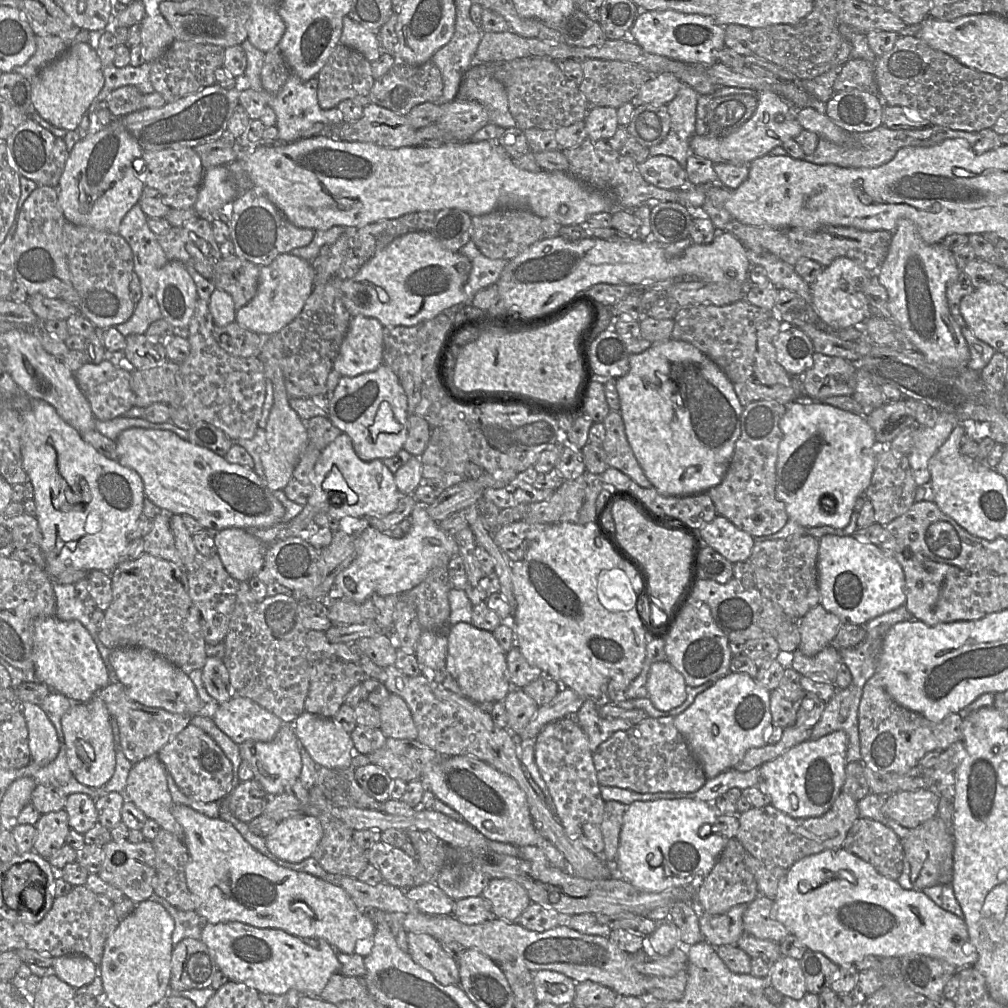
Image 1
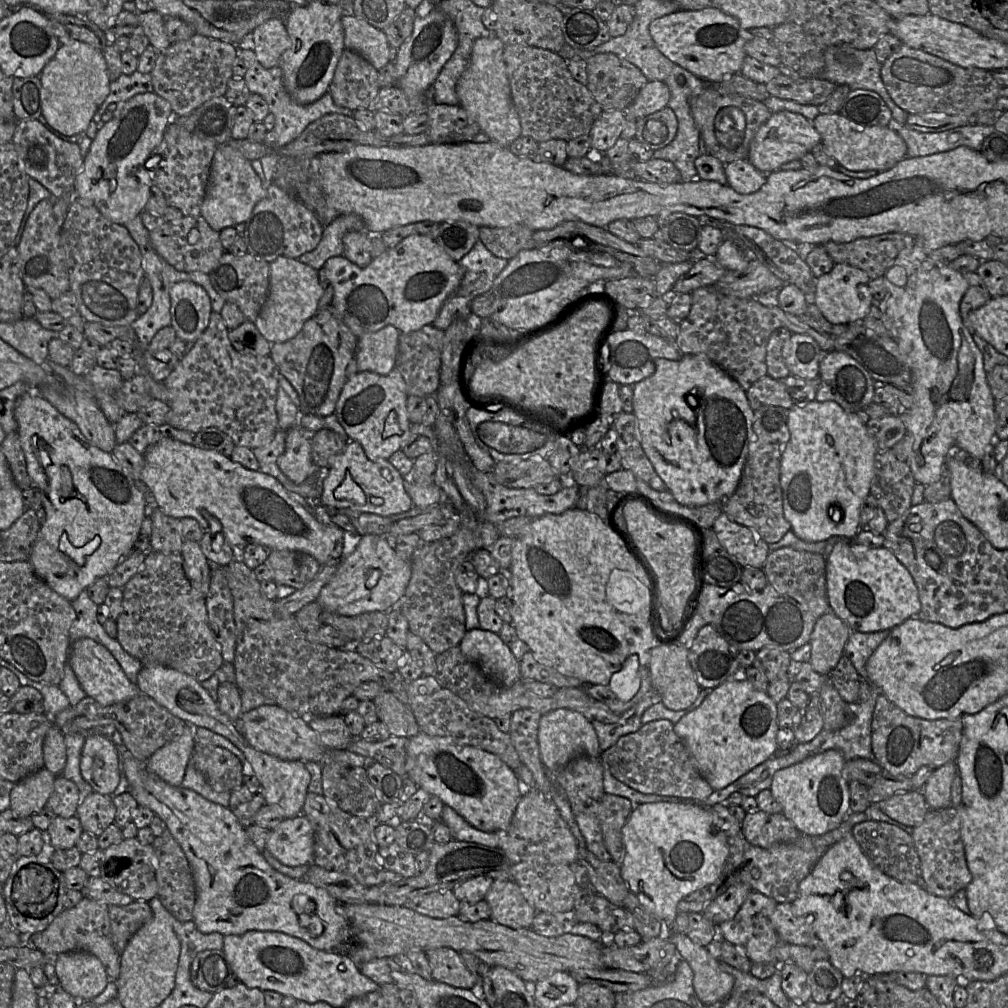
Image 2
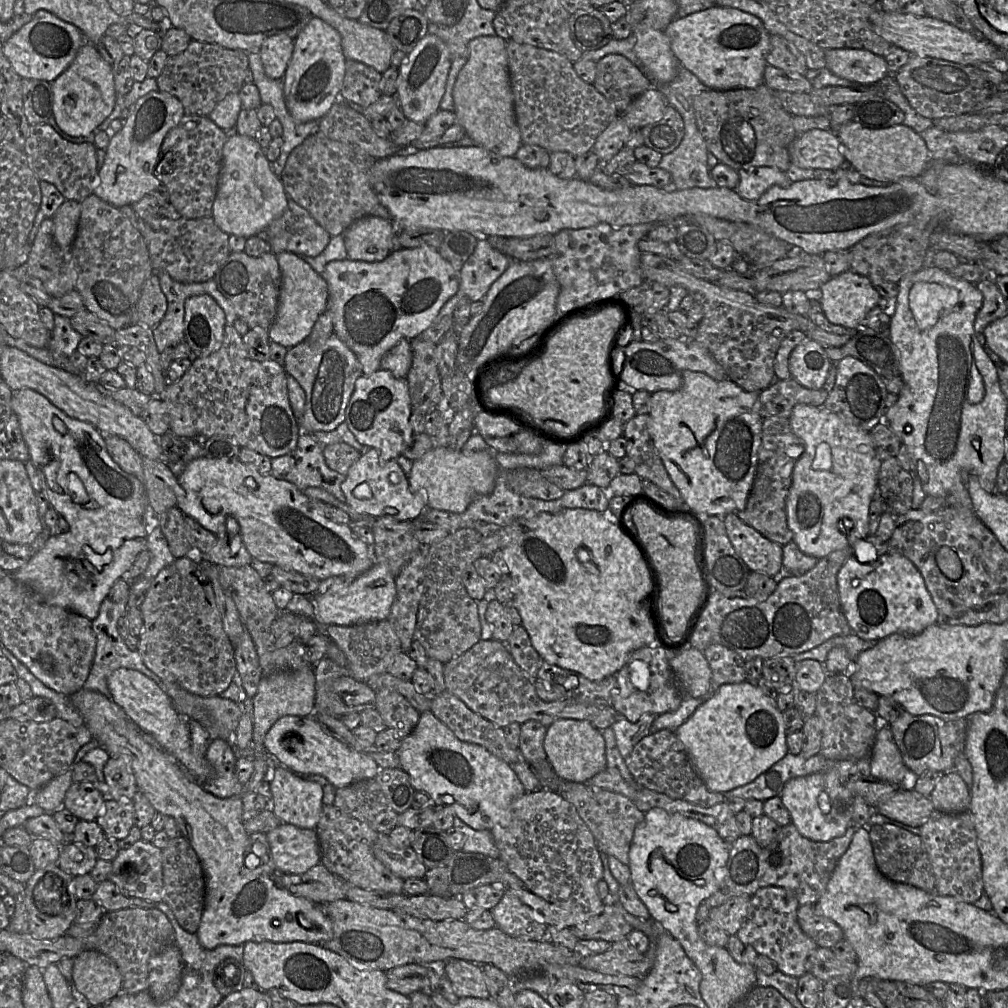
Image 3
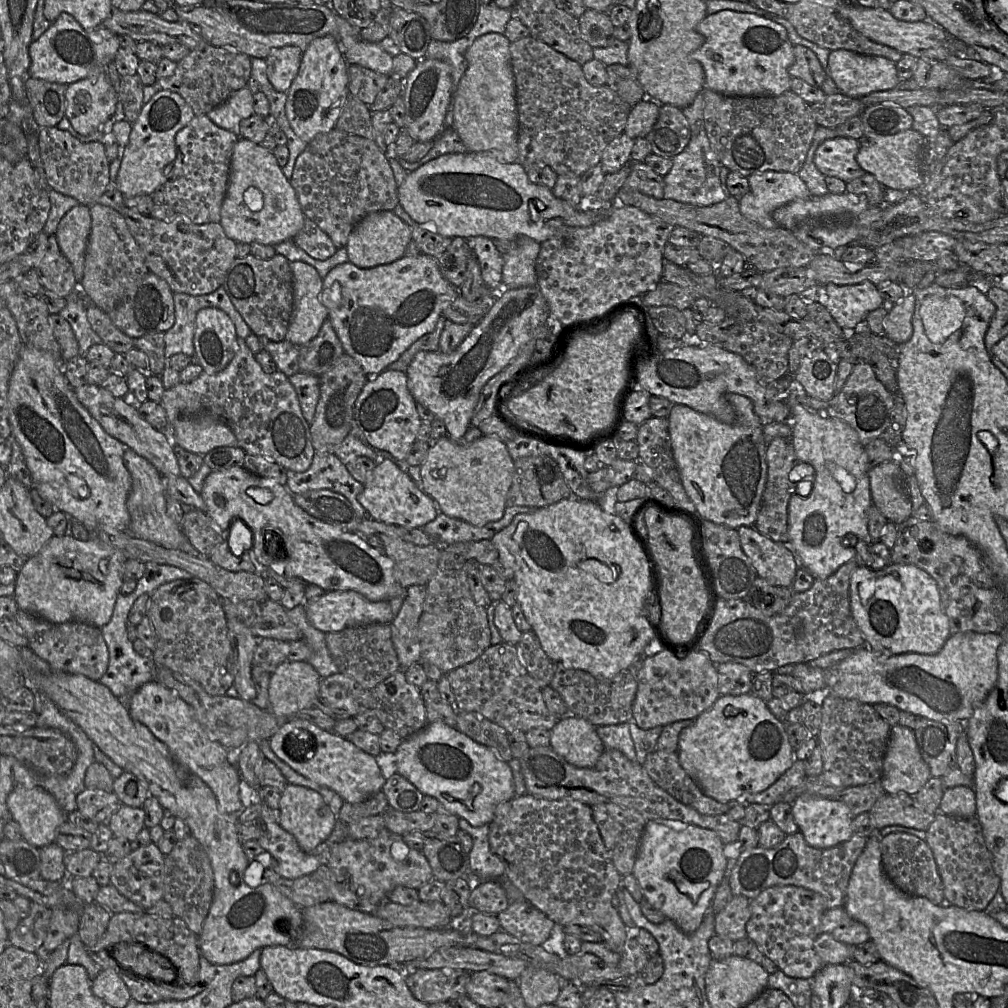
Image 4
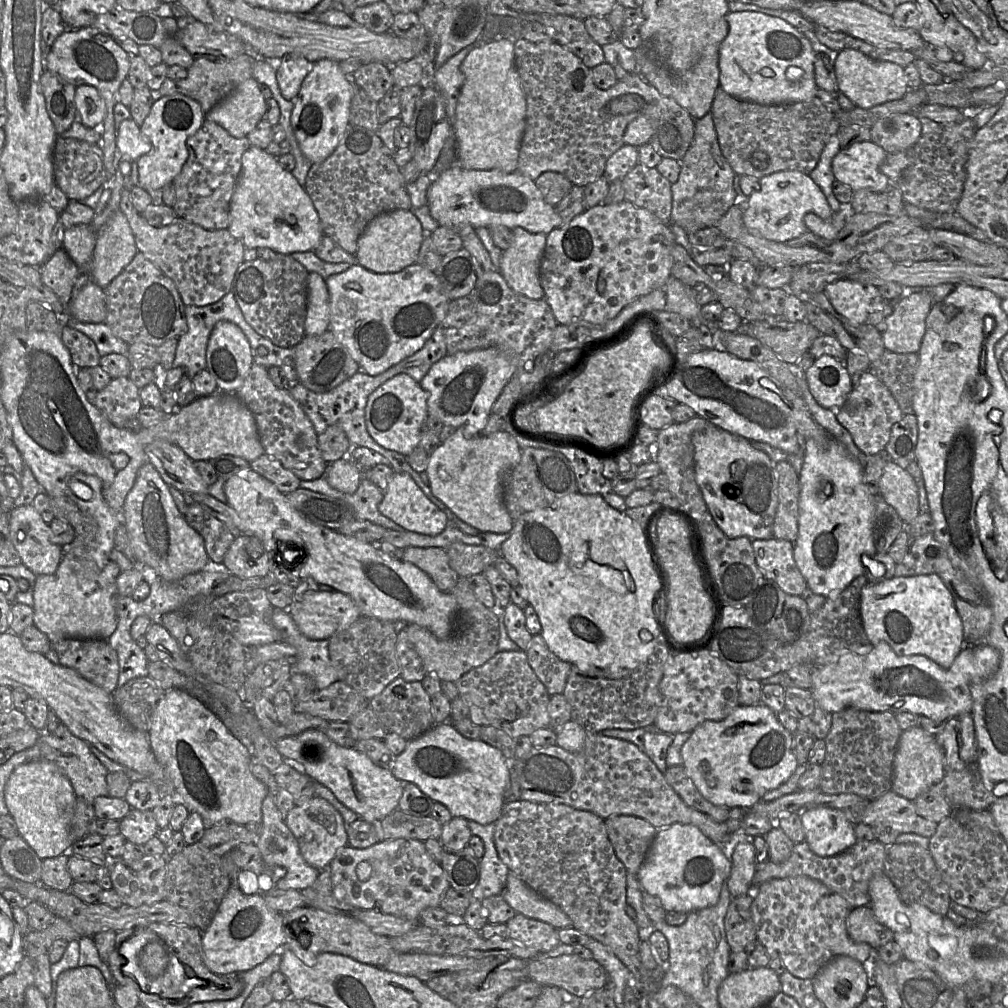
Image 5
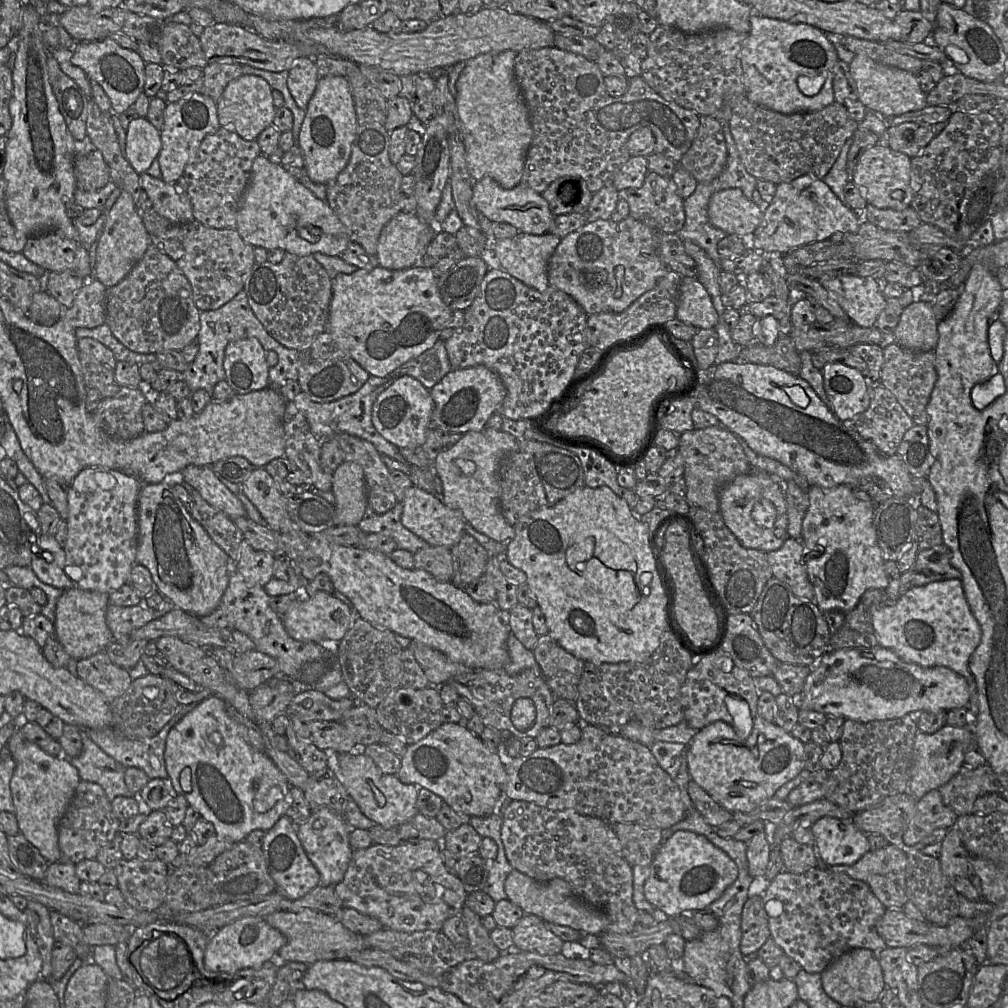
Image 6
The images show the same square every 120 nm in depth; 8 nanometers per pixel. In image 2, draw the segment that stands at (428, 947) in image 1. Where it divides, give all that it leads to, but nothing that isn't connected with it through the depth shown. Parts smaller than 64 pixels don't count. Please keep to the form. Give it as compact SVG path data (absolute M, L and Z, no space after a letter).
M442 947L429 949L425 953L435 981L456 988L478 990L479 975L467 968L457 951Z

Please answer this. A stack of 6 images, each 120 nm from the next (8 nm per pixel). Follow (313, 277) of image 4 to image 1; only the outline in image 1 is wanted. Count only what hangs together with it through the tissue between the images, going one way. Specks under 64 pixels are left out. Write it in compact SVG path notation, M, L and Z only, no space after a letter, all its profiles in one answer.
M290 253L280 254L269 265L260 267L257 292L248 304L236 311L235 322L260 336L272 336L299 315L313 287L310 262Z

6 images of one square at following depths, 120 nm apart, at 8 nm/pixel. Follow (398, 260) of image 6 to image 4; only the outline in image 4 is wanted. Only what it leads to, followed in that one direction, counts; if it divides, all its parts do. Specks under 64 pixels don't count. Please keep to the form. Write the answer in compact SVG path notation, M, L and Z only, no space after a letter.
M382 211L368 214L354 227L349 235L346 250L349 262L360 268L372 268L403 257L411 241L412 228L393 211Z

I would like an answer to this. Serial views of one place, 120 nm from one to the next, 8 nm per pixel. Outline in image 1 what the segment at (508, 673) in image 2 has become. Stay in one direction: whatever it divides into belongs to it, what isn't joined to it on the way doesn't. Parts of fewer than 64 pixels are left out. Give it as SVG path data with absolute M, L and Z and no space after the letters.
M459 622L449 627L447 639L446 670L460 686L462 695L481 706L502 702L513 687L508 680L506 653L493 633Z

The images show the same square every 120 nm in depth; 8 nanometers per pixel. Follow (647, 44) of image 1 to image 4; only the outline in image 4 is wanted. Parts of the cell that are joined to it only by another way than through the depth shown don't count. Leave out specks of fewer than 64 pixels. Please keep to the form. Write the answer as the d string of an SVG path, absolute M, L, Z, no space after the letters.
M723 10L714 14L708 14L697 26L697 31L704 37L703 45L693 53L693 57L702 65L705 74L705 89L731 96L778 96L790 91L791 75L789 68L794 62L793 44L787 36L785 28L765 17L743 13L733 10Z

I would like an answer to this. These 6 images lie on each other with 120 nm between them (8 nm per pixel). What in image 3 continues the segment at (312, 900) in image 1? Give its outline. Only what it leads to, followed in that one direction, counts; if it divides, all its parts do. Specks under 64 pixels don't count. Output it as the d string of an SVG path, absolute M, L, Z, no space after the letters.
M85 688L68 696L83 717L84 724L92 734L92 739L98 741L99 746L104 748L110 757L121 757L129 763L138 791L147 797L157 812L175 819L181 836L189 841L199 857L206 877L206 902L197 931L199 943L203 948L213 950L221 945L239 946L246 942L264 941L320 944L333 937L332 921L322 905L295 896L275 882L275 875L272 876L275 874L276 864L271 853L268 855L267 864L260 862L258 868L252 870L245 867L244 859L249 834L242 822L243 793L230 798L219 798L204 790L188 775L184 766L174 756L161 746L149 744L143 738L141 729L110 697Z

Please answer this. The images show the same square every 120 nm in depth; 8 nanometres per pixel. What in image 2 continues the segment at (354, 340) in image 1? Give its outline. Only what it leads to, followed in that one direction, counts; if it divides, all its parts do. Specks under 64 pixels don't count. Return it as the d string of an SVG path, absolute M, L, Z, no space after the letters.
M389 325L359 338L354 355L358 372L389 374L395 368L400 334Z

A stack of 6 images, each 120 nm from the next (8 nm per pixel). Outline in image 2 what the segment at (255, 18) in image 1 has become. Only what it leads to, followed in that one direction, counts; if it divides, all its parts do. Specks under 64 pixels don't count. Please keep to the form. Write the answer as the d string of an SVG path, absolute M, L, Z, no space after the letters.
M282 19L267 20L252 31L251 38L257 59L264 68L280 65L281 57L289 47L289 35Z

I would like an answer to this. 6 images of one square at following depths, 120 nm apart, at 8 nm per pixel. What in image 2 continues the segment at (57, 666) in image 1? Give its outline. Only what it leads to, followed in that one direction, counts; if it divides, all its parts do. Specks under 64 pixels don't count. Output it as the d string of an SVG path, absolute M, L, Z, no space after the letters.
M81 638L72 642L68 665L75 673L86 696L103 706L128 701L142 693L138 686L129 680L113 655L91 638Z

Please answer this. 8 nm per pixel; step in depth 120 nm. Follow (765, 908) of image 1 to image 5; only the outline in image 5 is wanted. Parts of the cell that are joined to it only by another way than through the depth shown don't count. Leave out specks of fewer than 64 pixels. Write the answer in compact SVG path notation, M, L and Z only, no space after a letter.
M869 906L853 907L847 916L846 928L849 937L853 941L866 943L872 948L879 948L885 944L894 942L893 932L876 919Z

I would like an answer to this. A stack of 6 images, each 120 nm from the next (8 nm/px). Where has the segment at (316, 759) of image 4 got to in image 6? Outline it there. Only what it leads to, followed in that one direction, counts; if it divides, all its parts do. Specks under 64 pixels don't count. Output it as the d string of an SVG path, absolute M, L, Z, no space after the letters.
M361 750L332 753L327 767L332 769L361 812L383 828L397 826L418 814L416 806L418 791L424 787L405 784L396 775L384 773Z

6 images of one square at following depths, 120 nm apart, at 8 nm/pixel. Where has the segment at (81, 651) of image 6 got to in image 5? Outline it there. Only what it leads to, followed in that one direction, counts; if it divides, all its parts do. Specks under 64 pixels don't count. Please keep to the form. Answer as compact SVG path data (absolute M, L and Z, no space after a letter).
M63 554L54 574L37 575L33 594L33 626L42 631L51 643L64 638L109 638L116 629L116 579L120 566L109 561L100 569L90 557Z

